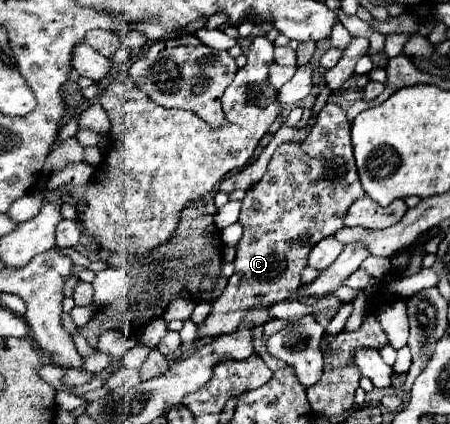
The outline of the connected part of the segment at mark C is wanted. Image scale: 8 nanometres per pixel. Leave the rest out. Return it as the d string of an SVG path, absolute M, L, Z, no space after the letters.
M328 102L316 116L316 126L312 128L306 142L300 146L288 142L280 144L268 164L268 172L264 174L264 178L246 192L238 220L244 226L244 234L238 242L238 252L234 260L236 272L228 280L228 286L222 292L222 296L212 304L210 316L198 328L198 336L234 332L234 328L240 326L240 320L244 318L244 312L248 308L260 308L260 304L274 304L286 300L292 292L296 292L296 288L302 286L300 278L308 262L308 252L322 238L332 236L334 232L344 228L344 214L348 212L350 204L354 204L362 196L364 190L360 186L360 178L356 172L356 162L350 144L350 122L346 118L346 110L338 104Z

